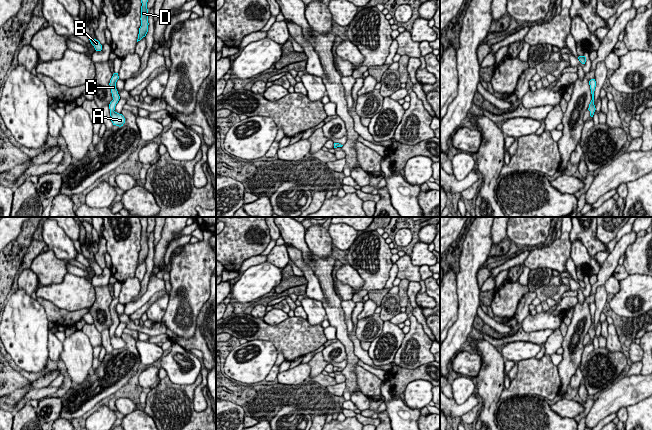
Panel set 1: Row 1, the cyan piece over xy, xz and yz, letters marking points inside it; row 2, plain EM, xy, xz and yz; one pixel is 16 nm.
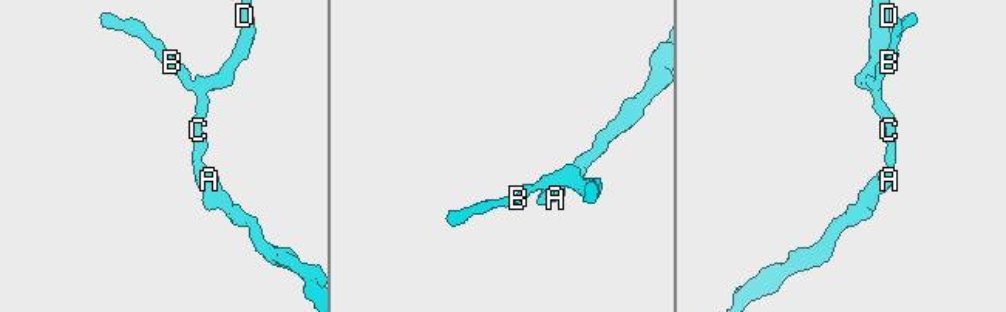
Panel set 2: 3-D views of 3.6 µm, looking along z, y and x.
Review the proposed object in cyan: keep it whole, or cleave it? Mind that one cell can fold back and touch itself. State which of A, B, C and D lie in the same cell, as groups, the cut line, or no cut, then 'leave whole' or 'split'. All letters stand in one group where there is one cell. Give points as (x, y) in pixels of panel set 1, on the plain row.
A B C D; no cut; leave whole

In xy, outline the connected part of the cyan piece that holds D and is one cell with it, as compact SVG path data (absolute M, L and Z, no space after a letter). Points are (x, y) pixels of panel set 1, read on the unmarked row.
M138 217L141 223L141 250L139 252L139 258L137 266L140 265L143 261L146 260L148 256L148 233L147 233L147 226L148 226L148 217Z

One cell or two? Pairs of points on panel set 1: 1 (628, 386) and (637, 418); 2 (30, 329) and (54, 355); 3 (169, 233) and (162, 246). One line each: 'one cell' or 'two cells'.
1: two cells
2: two cells
3: one cell

